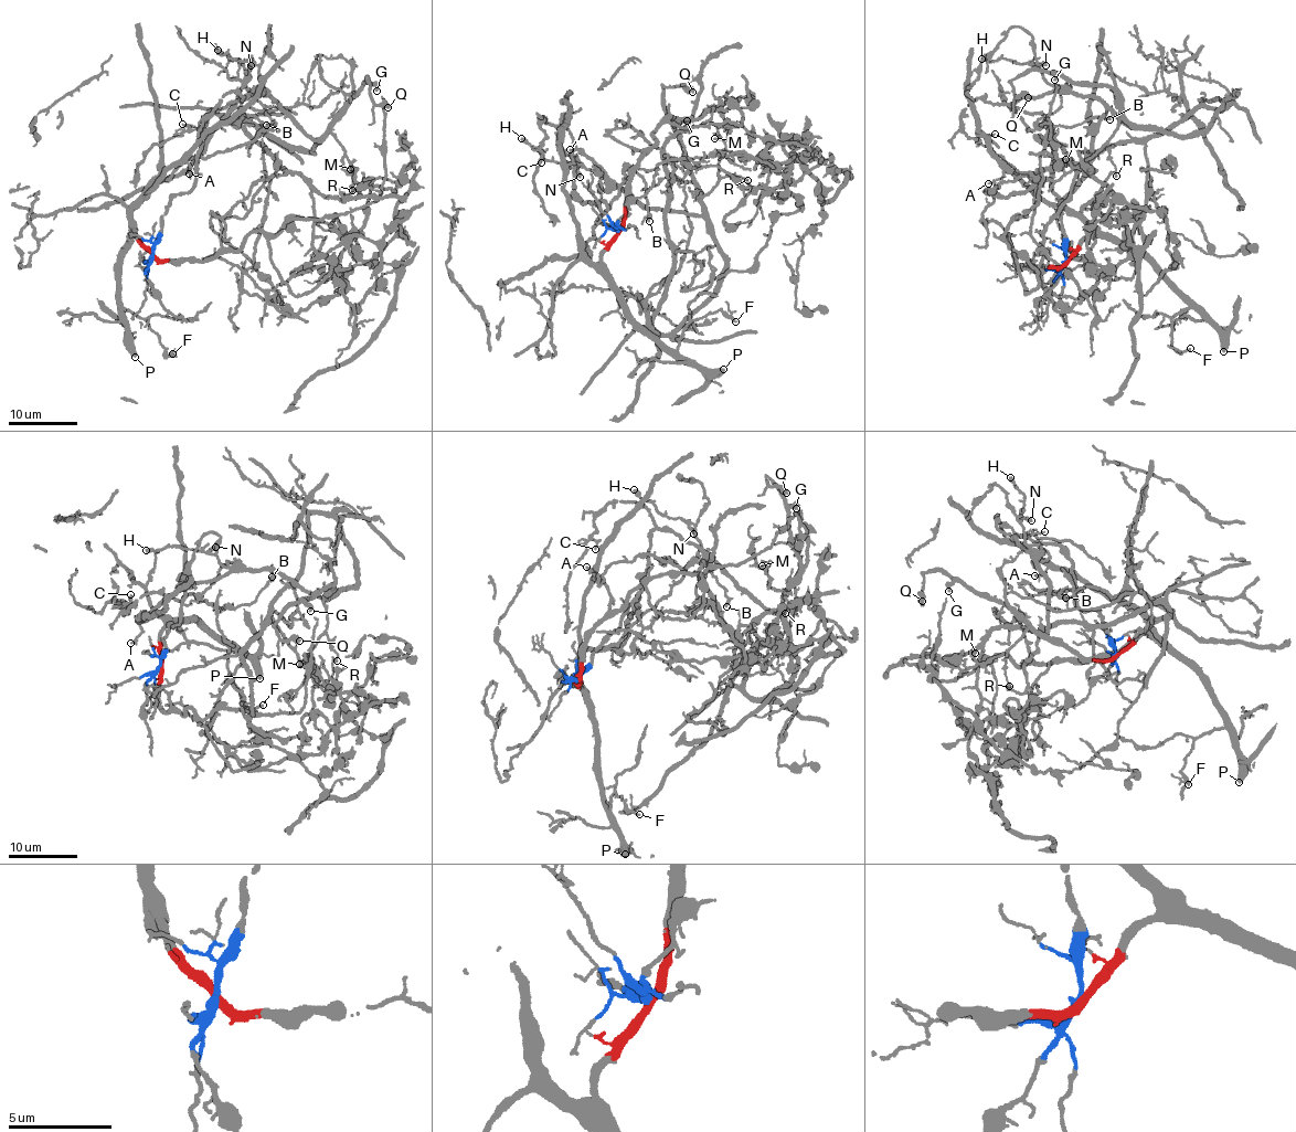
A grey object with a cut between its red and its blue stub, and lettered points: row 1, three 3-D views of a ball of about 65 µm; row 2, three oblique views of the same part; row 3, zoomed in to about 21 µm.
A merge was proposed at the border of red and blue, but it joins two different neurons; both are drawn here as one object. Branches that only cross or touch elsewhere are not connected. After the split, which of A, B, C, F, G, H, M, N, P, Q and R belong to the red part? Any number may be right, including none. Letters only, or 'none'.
A, B, F, P

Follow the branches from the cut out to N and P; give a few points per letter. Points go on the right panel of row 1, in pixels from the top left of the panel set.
N: (1065, 262), (1051, 126), (1010, 103), (1052, 88), (1036, 65), (1047, 64)
P: (1065, 262), (1091, 235), (1107, 236), (1133, 246), (1175, 294), (1218, 330), (1223, 352)

